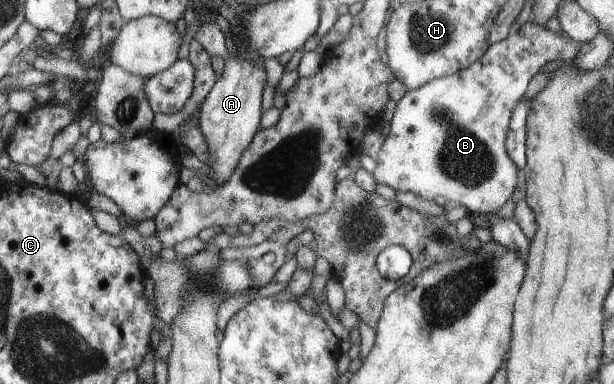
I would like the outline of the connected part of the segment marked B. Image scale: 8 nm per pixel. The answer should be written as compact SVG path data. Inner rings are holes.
M515 18L509 36L491 45L482 58L475 60L470 67L451 76L432 80L421 88L409 89L397 101L393 118L388 123L389 134L377 158L374 158L377 167L372 173L378 184L389 184L397 193L413 192L427 199L443 196L447 201L466 206L471 216L496 213L512 199L518 184L519 168L506 149L511 112L514 112L515 104L525 94L529 80L541 70L543 64L553 60L573 60L579 46L582 44L565 34L540 28L531 20L519 24L519 18Z

